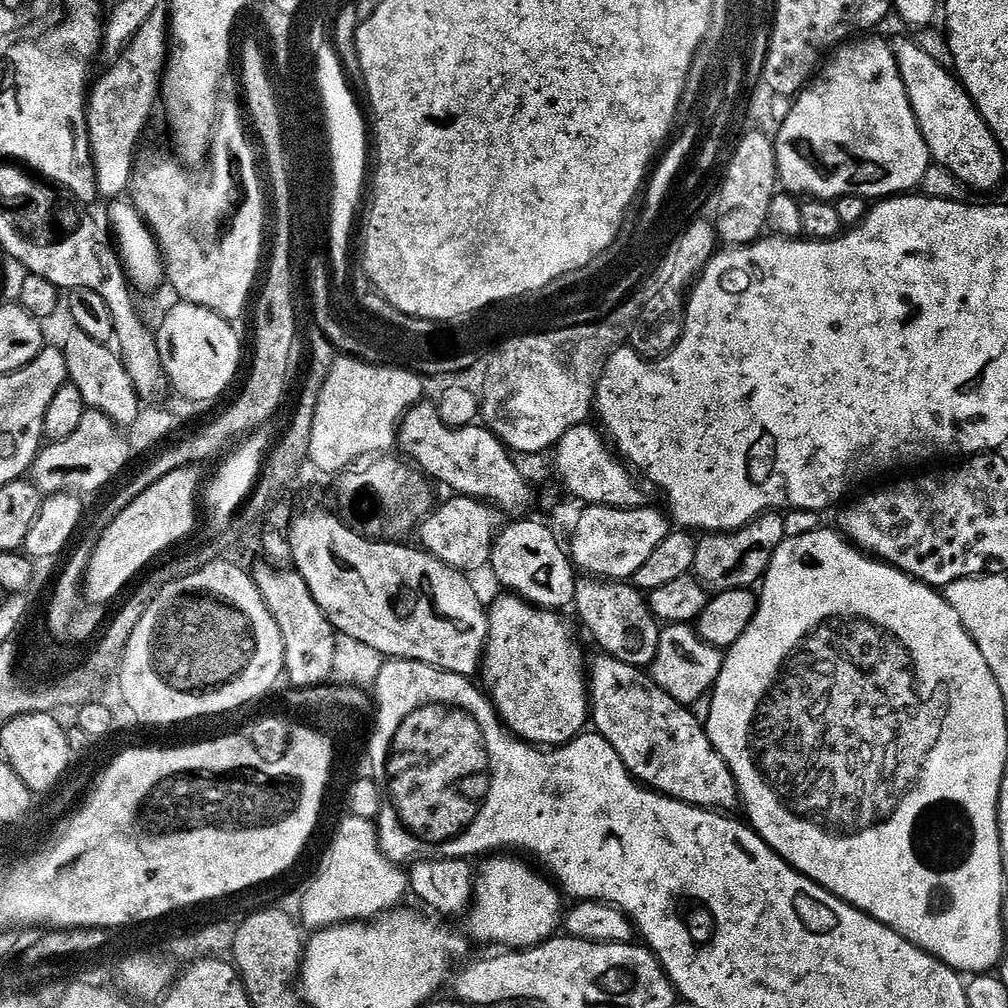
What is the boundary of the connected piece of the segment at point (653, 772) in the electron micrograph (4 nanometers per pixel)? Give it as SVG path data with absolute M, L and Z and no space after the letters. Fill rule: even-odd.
M613 656L597 657L590 664L590 720L637 781L672 800L699 808L728 812L737 807L736 779L710 742L703 721L660 688L645 669L618 662Z

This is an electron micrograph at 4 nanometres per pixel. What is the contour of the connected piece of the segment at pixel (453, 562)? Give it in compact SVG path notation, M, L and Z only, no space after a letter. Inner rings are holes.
M454 496L440 505L421 521L418 529L419 545L451 568L465 574L484 569L491 563L492 548L501 528L505 525L505 515L495 505L468 496Z

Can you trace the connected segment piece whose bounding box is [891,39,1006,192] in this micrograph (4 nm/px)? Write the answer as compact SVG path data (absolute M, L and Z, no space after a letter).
M915 39L891 41L898 70L933 161L960 179L965 189L992 192L1004 180L1006 154L976 109L976 103L949 69L938 66Z

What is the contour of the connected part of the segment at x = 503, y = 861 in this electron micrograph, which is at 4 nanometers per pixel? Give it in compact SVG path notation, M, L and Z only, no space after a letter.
M496 854L491 858L485 859L481 868L478 868L478 875L476 876L476 895L472 901L470 911L467 913L466 921L468 920L468 932L476 940L485 940L486 943L500 944L496 946L503 946L508 950L523 950L525 948L532 948L535 944L543 944L546 940L551 940L553 936L557 935L558 929L562 924L562 908L560 912L560 900L562 901L562 893L555 883L543 871L531 868L528 864L523 864L515 855L512 854Z

